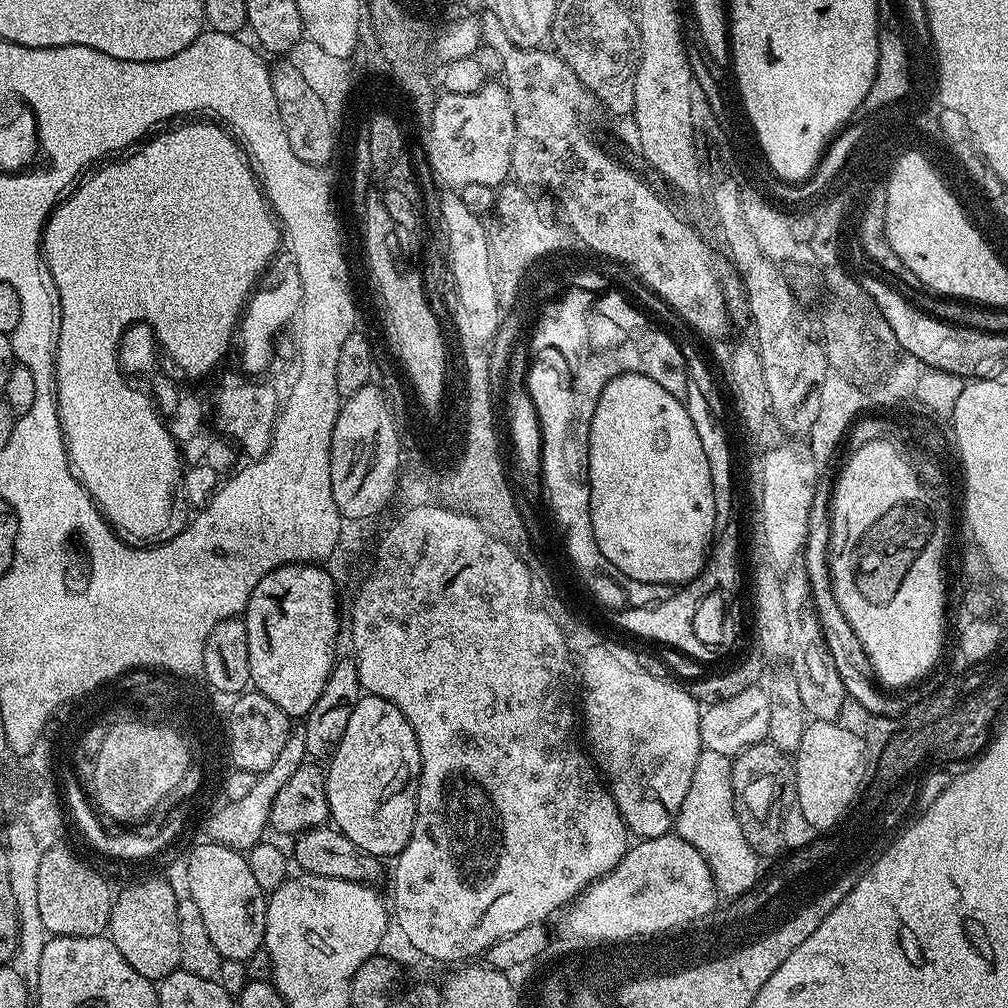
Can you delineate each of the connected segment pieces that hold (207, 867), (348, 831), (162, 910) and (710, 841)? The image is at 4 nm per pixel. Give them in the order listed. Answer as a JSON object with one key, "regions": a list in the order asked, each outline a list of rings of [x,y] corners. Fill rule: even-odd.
{"regions":[[[[210,847],[208,850],[200,848],[192,858],[191,884],[197,904],[200,904],[202,923],[206,925],[206,931],[209,932],[221,958],[246,961],[250,958],[250,954],[254,954],[264,946],[268,901],[262,886],[258,886],[258,881],[254,879],[244,852],[235,856],[232,852],[225,852],[223,848]]],[[[361,695],[350,722],[346,722],[342,742],[326,764],[324,785],[331,823],[362,851],[395,858],[410,842],[414,830],[419,781],[418,742],[402,710],[381,696]]],[[[164,884],[141,885],[140,888],[125,893],[124,899],[117,904],[115,916],[108,923],[107,931],[114,946],[118,946],[118,951],[122,953],[122,958],[126,958],[126,962],[130,962],[130,966],[134,966],[134,970],[138,970],[138,974],[142,974],[147,980],[159,982],[180,968],[172,892],[168,891]]],[[[709,748],[701,751],[698,766],[694,766],[694,778],[690,781],[690,791],[682,801],[682,810],[678,810],[676,815],[674,832],[686,842],[690,842],[690,846],[694,846],[694,850],[698,850],[702,858],[706,858],[710,870],[716,872],[718,887],[751,892],[752,885],[757,883],[752,869],[758,857],[740,834],[728,836],[722,830],[722,822],[732,818],[732,816],[726,816],[726,814],[732,814],[732,792],[726,791],[726,774],[729,770],[729,757],[720,756],[718,750]]]]}

